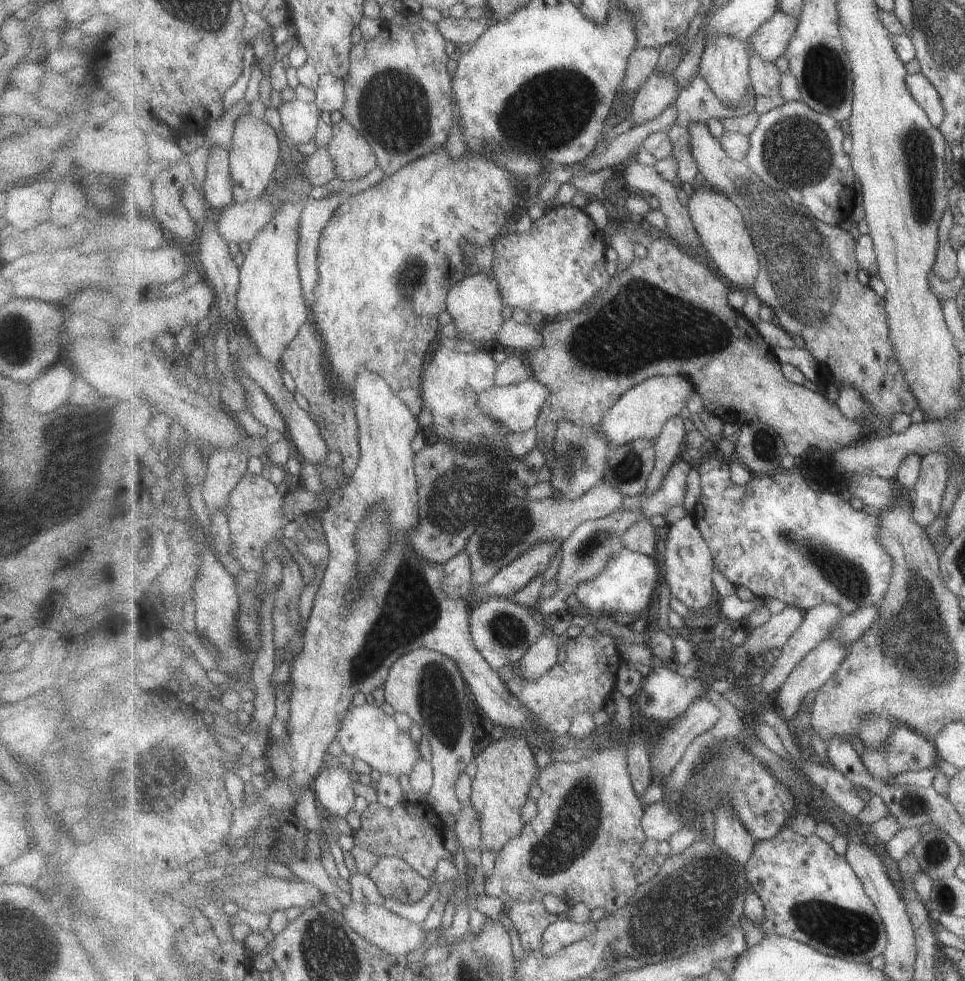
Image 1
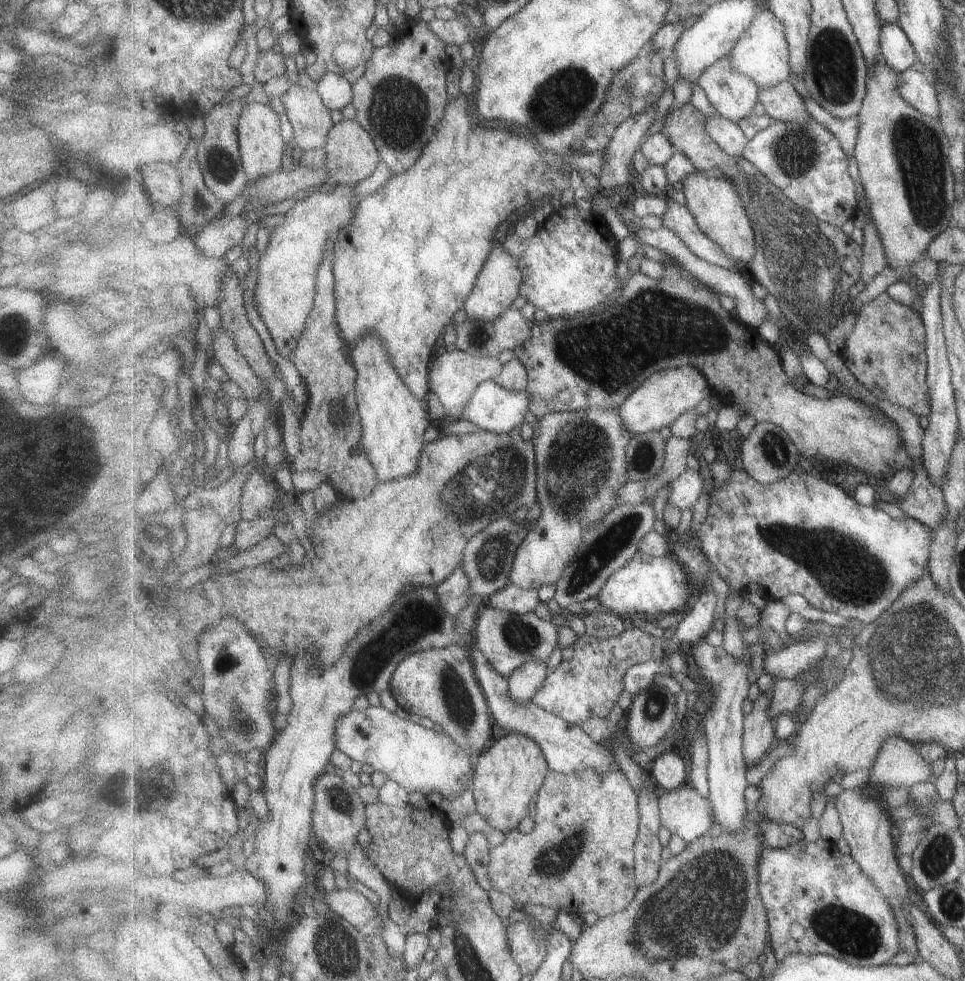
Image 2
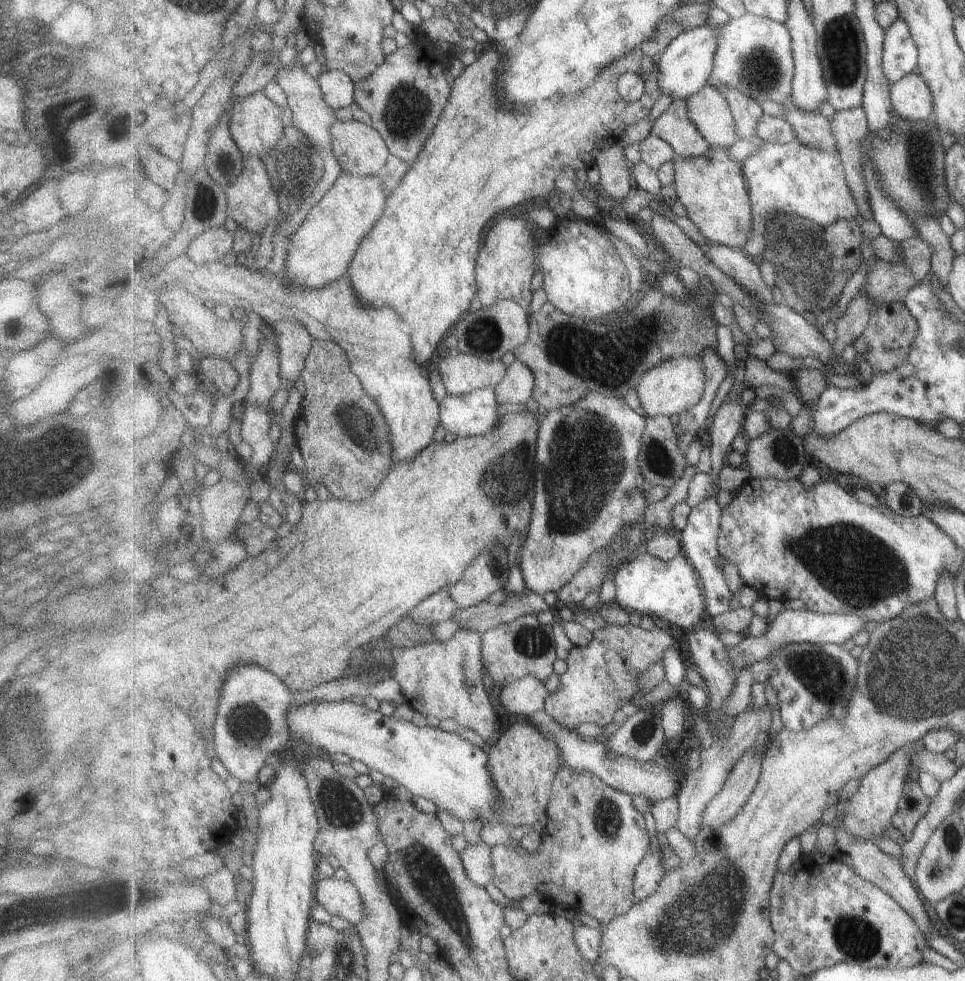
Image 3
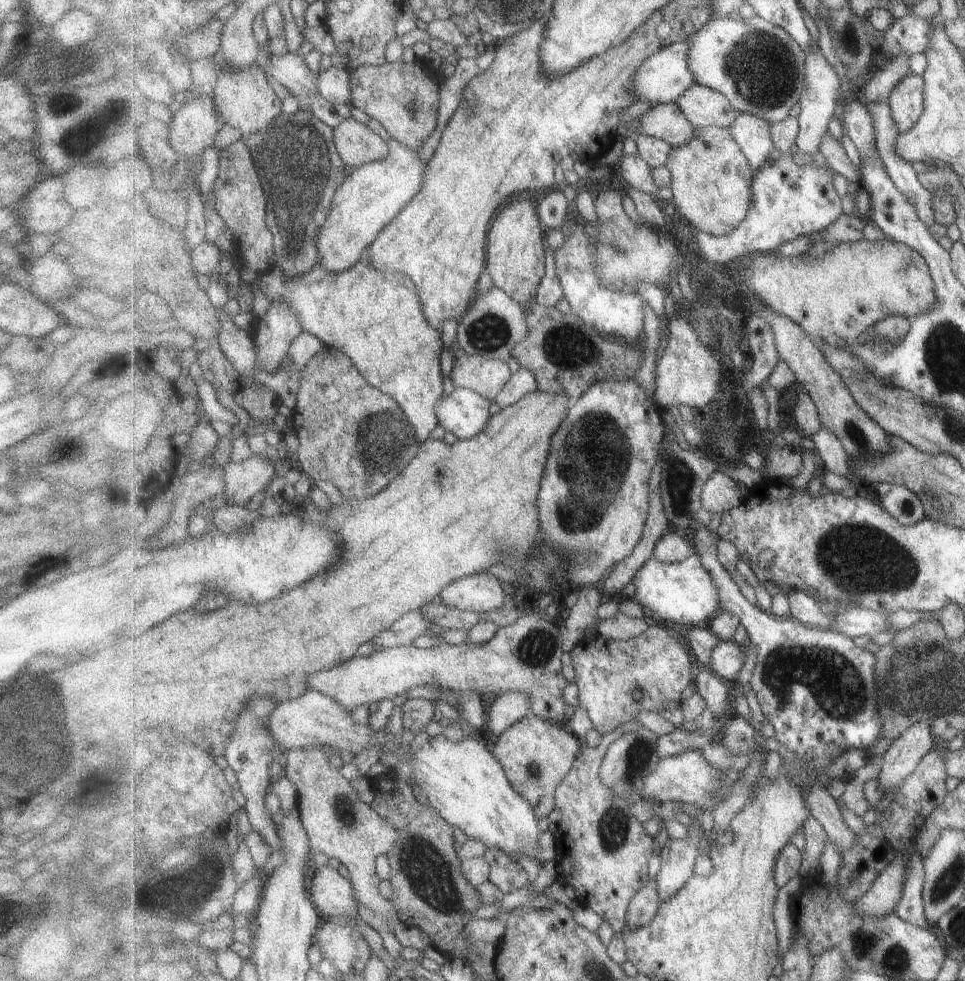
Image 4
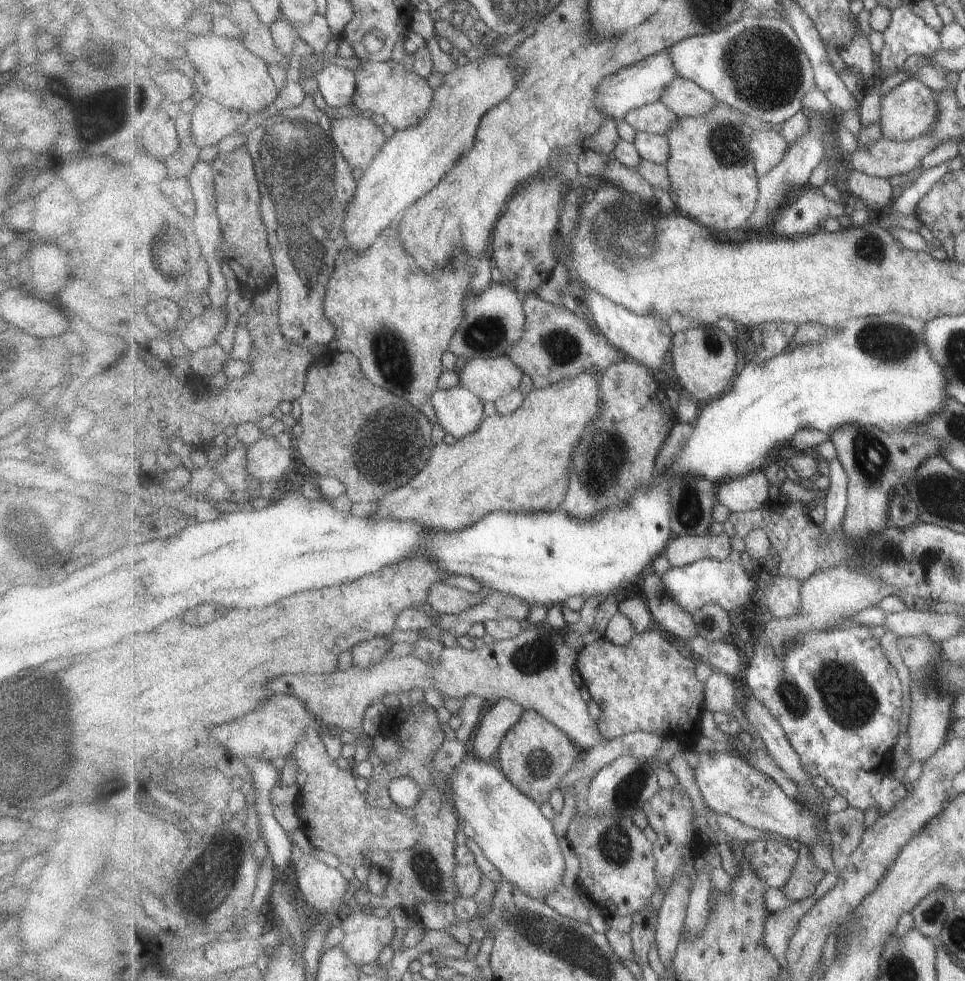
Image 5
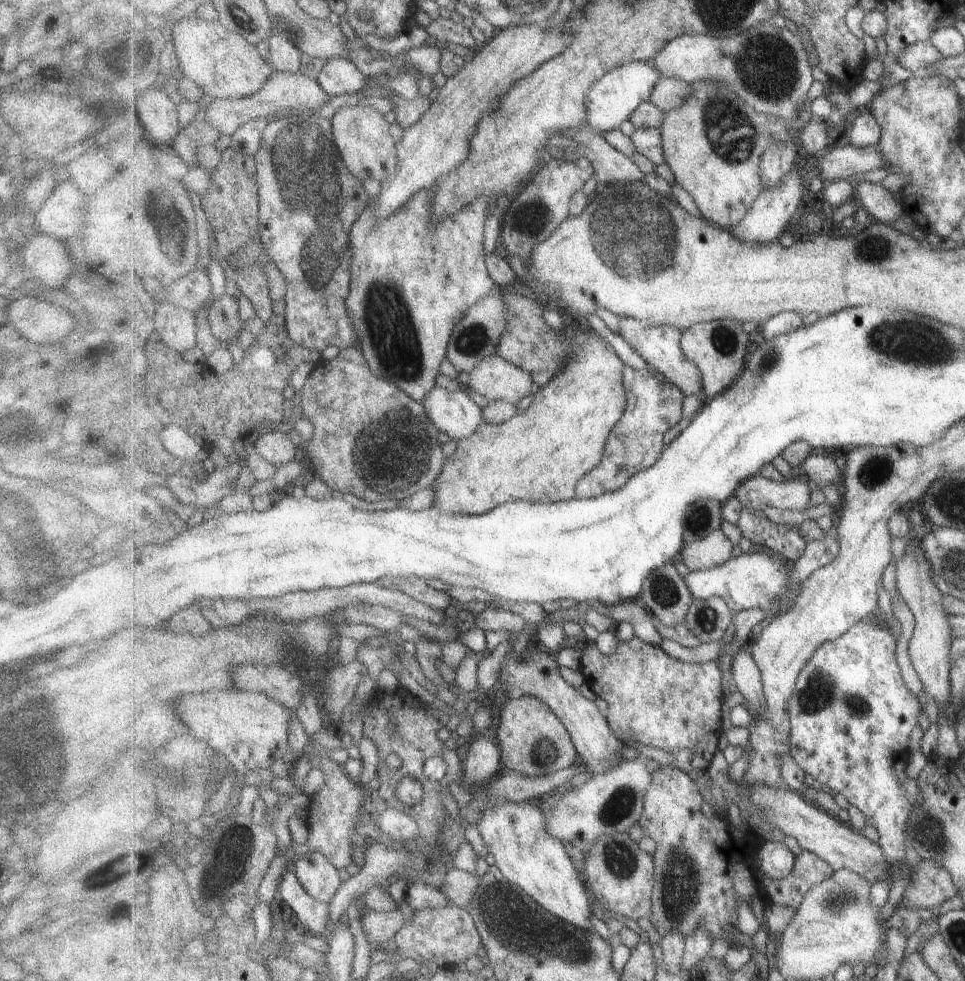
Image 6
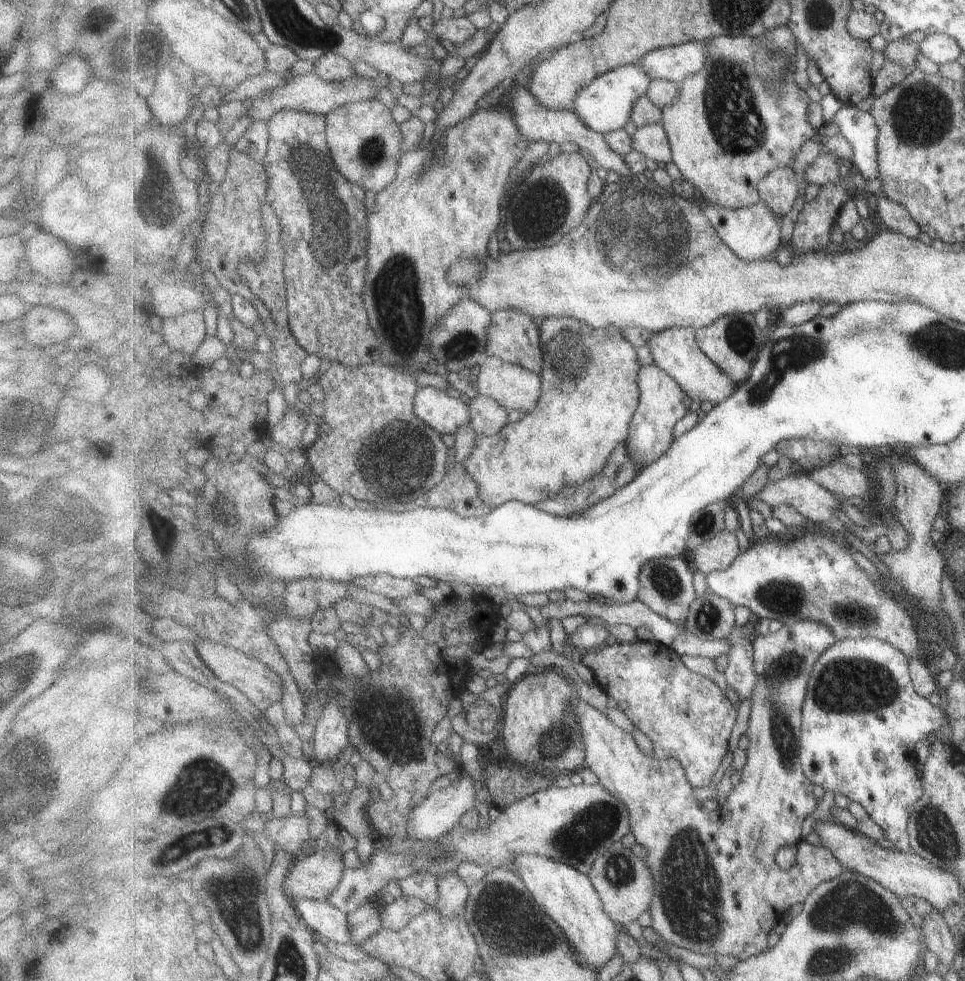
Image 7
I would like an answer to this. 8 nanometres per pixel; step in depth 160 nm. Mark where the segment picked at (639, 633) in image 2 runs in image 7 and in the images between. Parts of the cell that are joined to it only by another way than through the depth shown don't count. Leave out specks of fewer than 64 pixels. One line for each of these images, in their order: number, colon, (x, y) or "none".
3: (600, 678)
4: (617, 680)
5: (647, 685)
6: (654, 698)
7: (686, 716)

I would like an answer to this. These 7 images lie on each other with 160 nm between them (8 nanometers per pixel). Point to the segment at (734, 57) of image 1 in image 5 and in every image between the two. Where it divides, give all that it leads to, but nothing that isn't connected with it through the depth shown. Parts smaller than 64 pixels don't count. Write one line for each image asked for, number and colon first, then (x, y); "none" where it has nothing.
2: (734, 95)
3: (747, 111)
4: (752, 132)
5: (769, 148)

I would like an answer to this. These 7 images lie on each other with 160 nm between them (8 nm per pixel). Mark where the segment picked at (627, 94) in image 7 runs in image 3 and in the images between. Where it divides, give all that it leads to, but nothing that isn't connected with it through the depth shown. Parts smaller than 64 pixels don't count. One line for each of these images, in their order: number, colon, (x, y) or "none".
3: (684, 68)
4: (664, 77)
5: (644, 83)
6: (610, 102)

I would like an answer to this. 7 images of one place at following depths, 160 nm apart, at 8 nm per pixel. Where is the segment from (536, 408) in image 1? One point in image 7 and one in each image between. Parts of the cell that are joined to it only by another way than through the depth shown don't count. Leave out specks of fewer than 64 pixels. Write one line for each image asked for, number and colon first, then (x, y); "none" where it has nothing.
2: (494, 408)
3: (475, 413)
4: (464, 412)
5: (460, 412)
6: (455, 413)
7: (444, 413)

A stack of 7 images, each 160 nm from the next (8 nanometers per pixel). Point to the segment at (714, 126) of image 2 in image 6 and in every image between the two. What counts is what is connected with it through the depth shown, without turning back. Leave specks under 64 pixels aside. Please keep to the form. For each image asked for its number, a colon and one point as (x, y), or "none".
3: (709, 109)
4: (703, 106)
5: (684, 97)
6: (670, 92)

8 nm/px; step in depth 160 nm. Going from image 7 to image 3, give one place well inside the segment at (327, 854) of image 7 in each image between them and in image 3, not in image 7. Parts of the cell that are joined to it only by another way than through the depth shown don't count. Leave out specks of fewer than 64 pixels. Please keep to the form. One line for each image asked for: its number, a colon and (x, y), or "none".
3: (340, 897)
4: (334, 895)
5: (323, 887)
6: (320, 877)

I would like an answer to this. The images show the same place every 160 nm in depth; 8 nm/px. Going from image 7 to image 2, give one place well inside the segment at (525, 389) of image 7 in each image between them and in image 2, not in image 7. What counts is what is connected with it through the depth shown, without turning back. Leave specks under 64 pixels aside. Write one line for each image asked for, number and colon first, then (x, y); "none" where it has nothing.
2: (455, 375)
3: (462, 373)
4: (488, 377)
5: (489, 379)
6: (495, 378)

